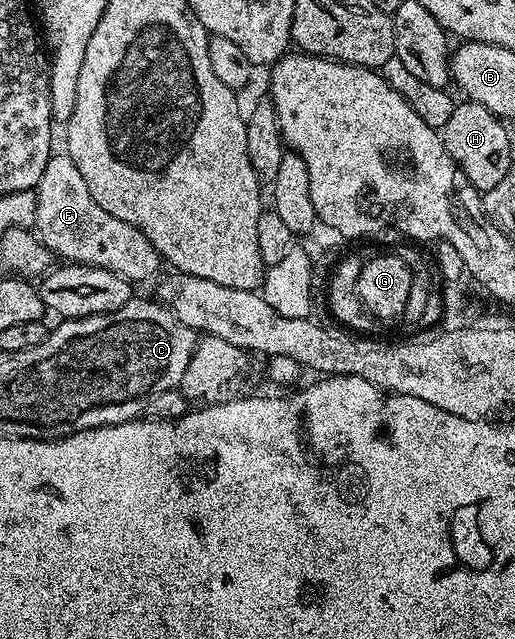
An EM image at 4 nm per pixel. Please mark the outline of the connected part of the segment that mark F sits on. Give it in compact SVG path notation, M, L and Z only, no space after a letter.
M65 151L52 152L34 191L37 195L34 228L52 254L63 257L67 263L96 265L120 273L132 283L160 276L161 258L149 239L137 227L117 219L97 204L97 199L89 195L89 187L85 187L85 179L81 179L81 171L77 171L77 163Z

